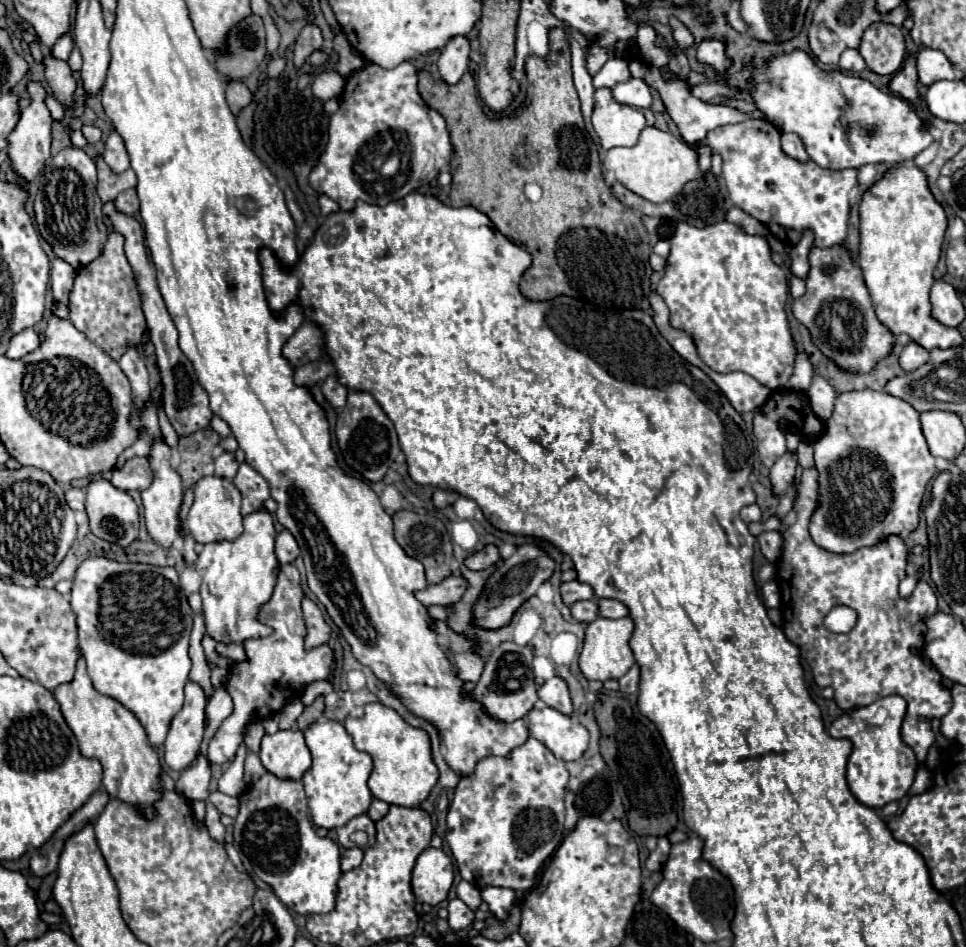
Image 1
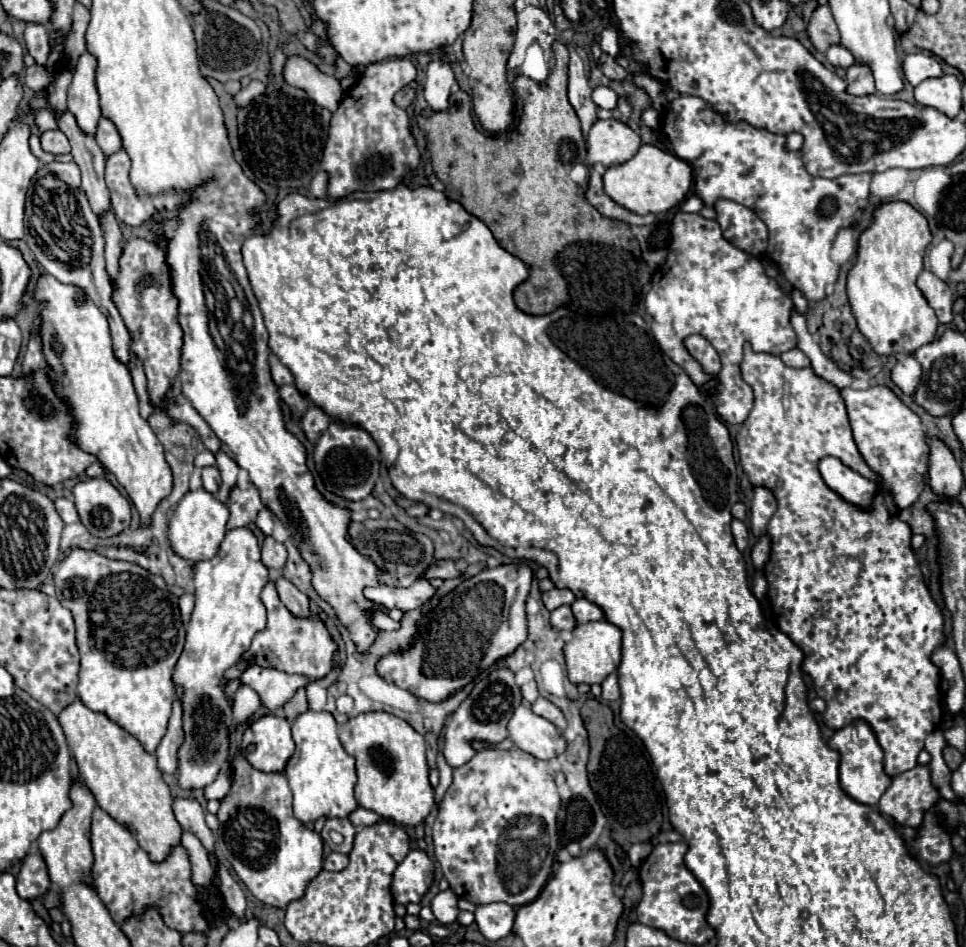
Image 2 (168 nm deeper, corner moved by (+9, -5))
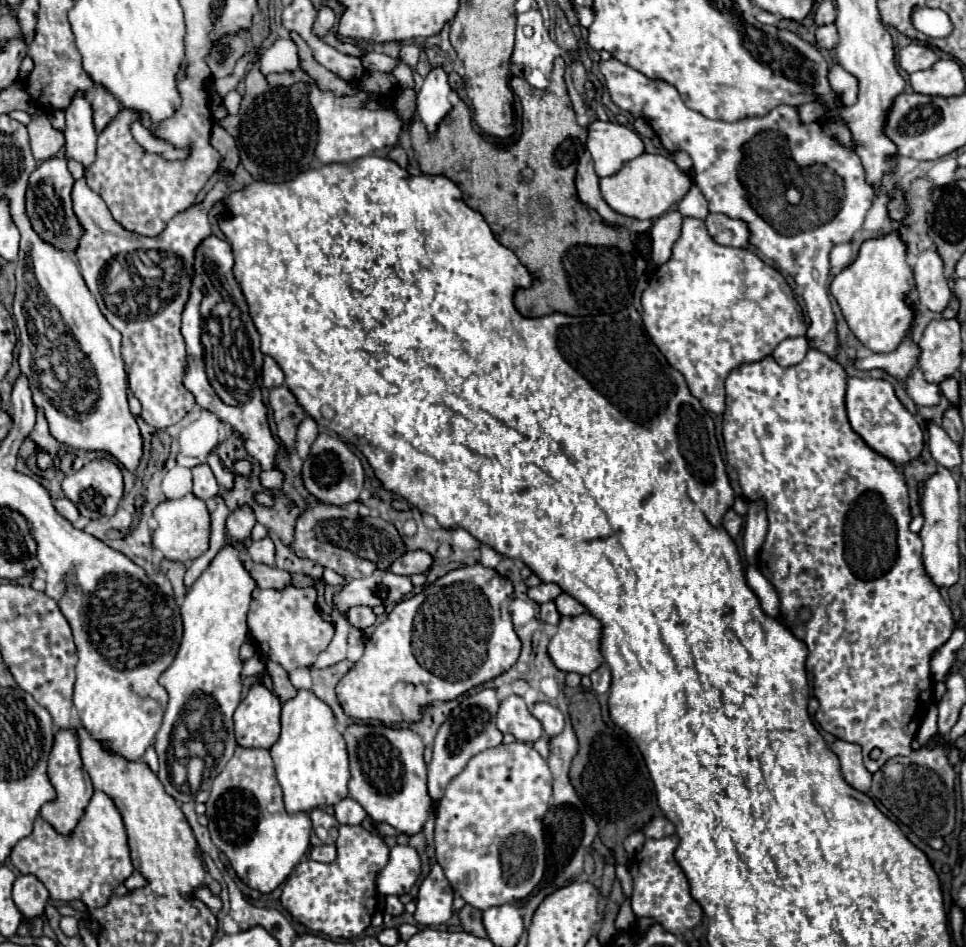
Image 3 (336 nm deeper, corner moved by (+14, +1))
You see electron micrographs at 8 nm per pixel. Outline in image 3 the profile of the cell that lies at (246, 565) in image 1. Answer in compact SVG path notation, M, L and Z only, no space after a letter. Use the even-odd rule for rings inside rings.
M224 545L222 551L218 551L218 555L206 567L206 571L190 587L180 605L184 635L174 663L160 677L160 685L168 691L170 701L164 713L164 723L156 733L156 751L160 759L158 779L162 781L166 793L180 803L192 801L198 791L210 789L214 777L226 767L228 759L236 749L232 715L240 703L240 691L242 691L242 681L240 681L242 661L238 657L238 649L246 641L248 633L246 615L254 587L256 583L252 575L246 571L246 567L242 567L238 545Z

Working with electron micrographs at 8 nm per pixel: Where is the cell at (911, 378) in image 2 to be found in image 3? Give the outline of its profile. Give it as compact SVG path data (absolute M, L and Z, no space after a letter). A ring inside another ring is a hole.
M916 367L914 375L910 375L910 379L906 379L906 393L910 399L914 399L916 405L936 405L938 403L938 393L940 387L938 385L930 385L922 371Z

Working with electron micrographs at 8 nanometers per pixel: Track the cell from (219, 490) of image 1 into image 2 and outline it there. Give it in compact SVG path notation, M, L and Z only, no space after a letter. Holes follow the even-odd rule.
M197 489L197 491L189 491L173 509L173 515L169 519L169 543L175 555L179 555L181 559L187 561L205 561L215 557L215 553L219 551L219 545L227 533L227 505L223 505L221 501L215 499L215 495L207 493L205 489Z

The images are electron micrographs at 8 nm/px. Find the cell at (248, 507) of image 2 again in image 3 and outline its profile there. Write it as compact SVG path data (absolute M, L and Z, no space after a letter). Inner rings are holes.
M240 505L238 509L230 511L230 515L226 519L226 533L228 533L230 539L242 541L250 535L254 523L256 523L256 517L254 517L252 507L250 505Z

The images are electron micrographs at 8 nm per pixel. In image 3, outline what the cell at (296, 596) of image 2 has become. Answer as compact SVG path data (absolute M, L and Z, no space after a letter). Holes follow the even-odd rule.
M242 551L242 561L244 567L250 571L258 587L268 587L268 589L282 589L292 585L292 577L288 571L282 571L278 567L270 567L264 563L254 563L246 551Z

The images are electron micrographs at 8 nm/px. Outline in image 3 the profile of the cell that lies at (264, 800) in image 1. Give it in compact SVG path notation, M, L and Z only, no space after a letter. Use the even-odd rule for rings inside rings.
M236 747L234 757L214 779L206 807L214 845L228 857L240 881L260 893L272 893L284 883L310 849L312 821L306 813L286 813L274 761L266 749Z

